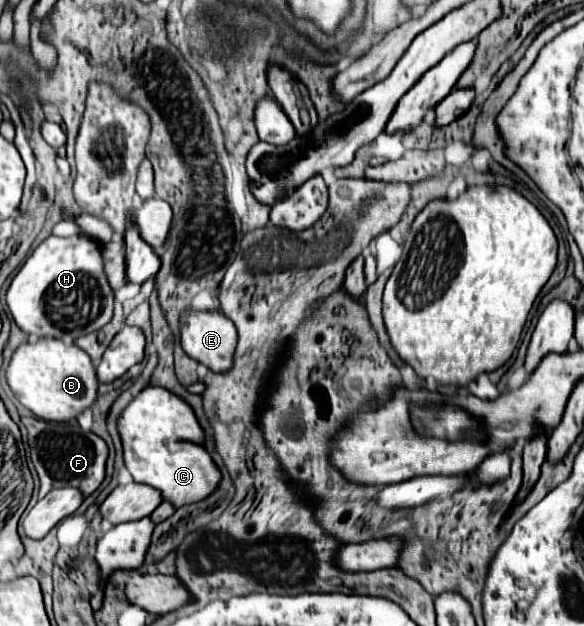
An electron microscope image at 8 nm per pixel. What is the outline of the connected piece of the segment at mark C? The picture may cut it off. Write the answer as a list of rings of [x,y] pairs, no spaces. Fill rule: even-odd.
[[[156,386],[144,388],[122,410],[116,426],[124,446],[124,464],[130,470],[132,478],[136,482],[142,482],[160,490],[164,500],[168,500],[176,508],[206,498],[218,486],[220,470],[216,468],[216,464],[212,468],[210,454],[200,446],[204,438],[202,428],[192,408],[184,400],[180,400],[176,394]],[[156,436],[168,438],[168,440],[162,444],[156,444]]]

